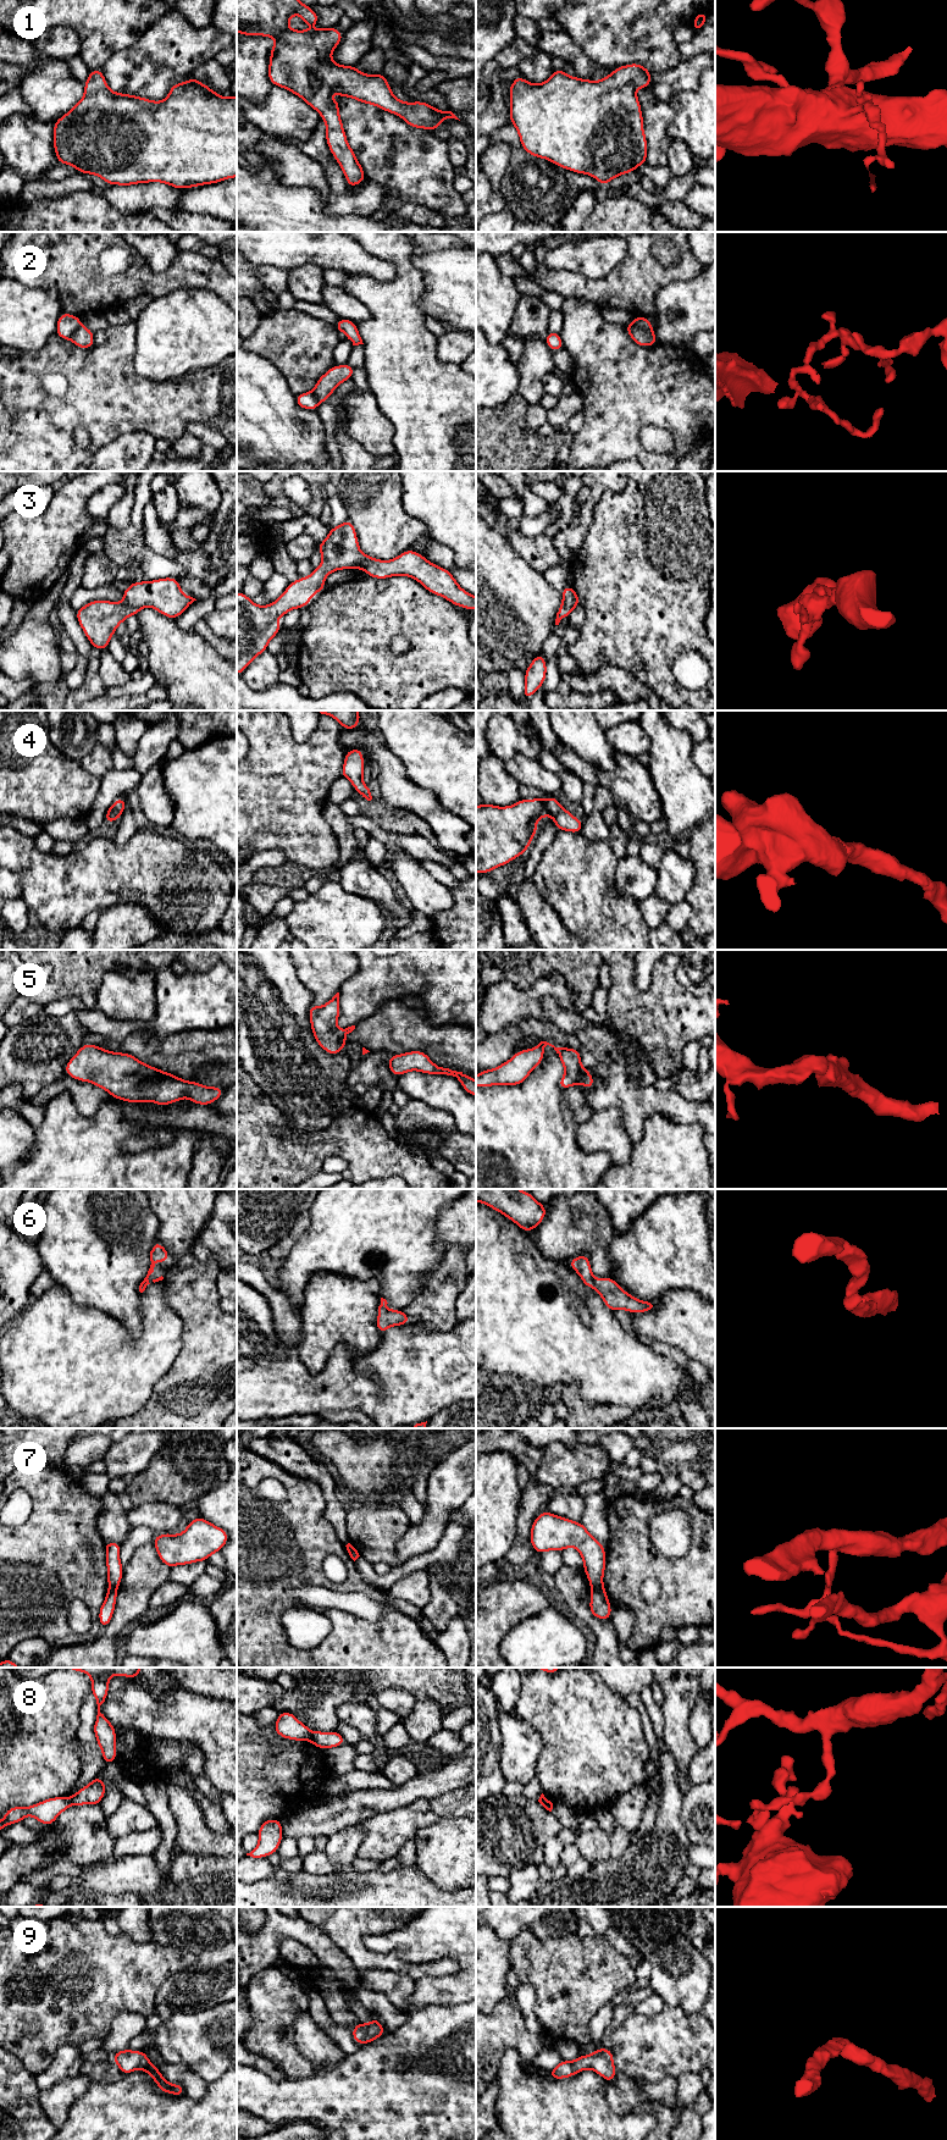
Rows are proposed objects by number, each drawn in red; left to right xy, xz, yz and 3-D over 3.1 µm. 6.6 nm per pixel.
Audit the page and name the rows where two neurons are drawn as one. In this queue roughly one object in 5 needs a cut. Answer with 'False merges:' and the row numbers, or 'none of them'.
False merges: 2, 7, 8

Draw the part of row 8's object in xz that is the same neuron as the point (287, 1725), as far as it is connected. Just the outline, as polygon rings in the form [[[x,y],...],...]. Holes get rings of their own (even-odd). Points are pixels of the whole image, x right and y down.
[[[289,1712],[278,1714],[278,1719],[275,1722],[275,1732],[281,1737],[293,1741],[309,1741],[311,1735],[310,1729]]]

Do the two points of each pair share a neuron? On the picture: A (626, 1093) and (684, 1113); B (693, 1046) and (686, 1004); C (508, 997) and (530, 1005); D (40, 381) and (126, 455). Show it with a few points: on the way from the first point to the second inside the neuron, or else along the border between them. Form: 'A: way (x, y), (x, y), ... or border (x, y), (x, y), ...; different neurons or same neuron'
A: way (641, 1099), (643, 1101), (669, 1104); same neuron
B: border (698, 1039), (691, 1040), (685, 1046), (684, 1066); different neurons
C: way (513, 1002), (525, 1004); same neuron
D: border (138, 431), (123, 432), (101, 447), (92, 458); different neurons

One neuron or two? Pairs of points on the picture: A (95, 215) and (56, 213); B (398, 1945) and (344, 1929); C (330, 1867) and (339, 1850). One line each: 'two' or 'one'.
A: one
B: two
C: two

